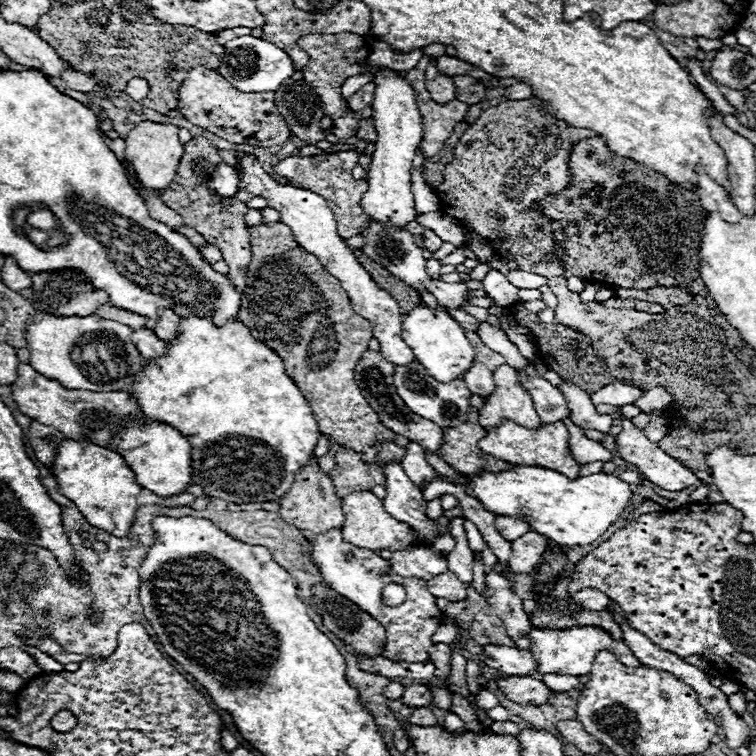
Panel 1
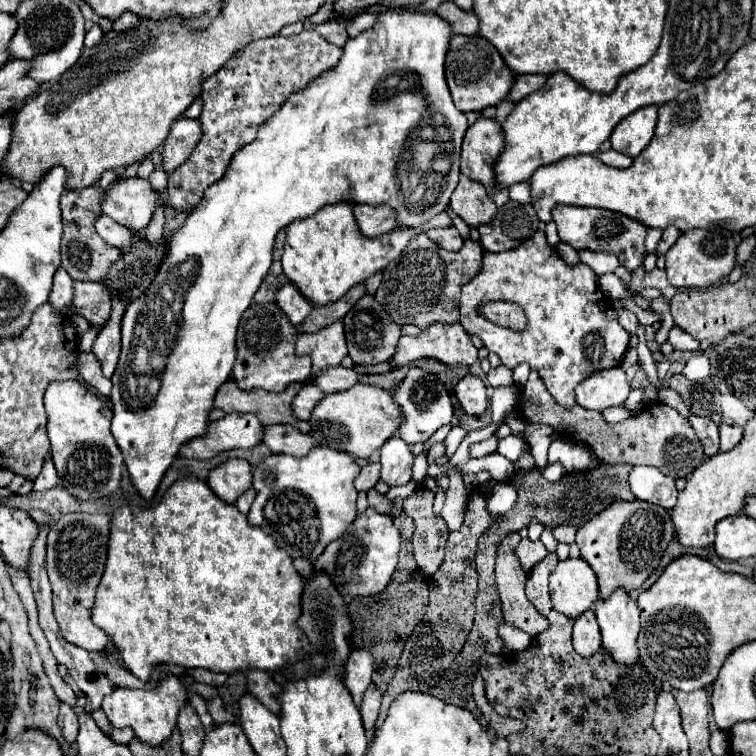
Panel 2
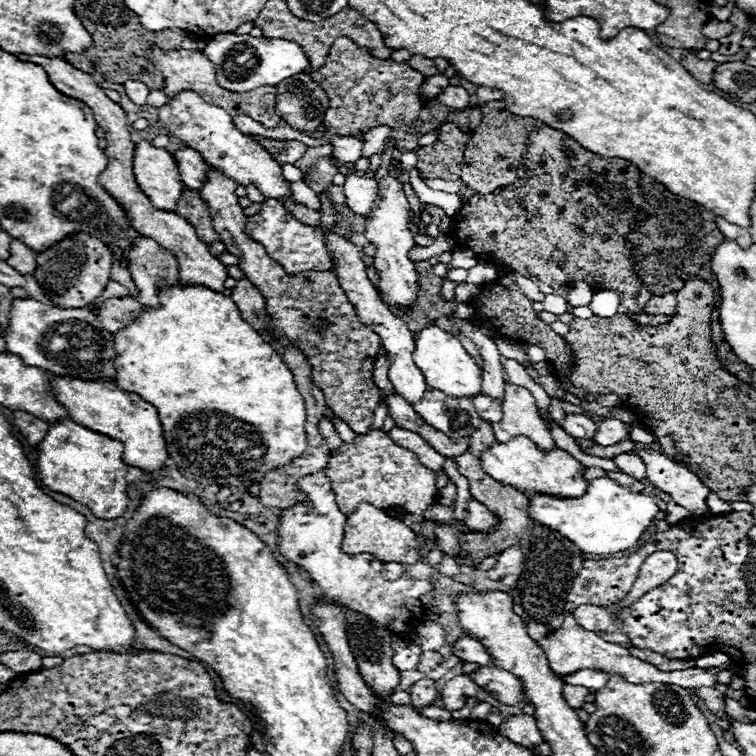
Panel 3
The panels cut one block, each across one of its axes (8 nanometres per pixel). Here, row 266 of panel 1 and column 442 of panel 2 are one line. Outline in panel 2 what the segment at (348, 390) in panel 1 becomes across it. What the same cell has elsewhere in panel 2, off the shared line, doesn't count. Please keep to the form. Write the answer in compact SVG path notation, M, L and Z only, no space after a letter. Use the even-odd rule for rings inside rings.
M418 234L412 242L408 242L404 254L384 268L376 300L384 306L384 310L388 310L390 318L398 326L414 324L426 330L436 322L456 324L460 322L460 292L454 290L468 284L482 270L482 254L482 246L474 240L466 240L458 252L448 252L434 246L426 234Z

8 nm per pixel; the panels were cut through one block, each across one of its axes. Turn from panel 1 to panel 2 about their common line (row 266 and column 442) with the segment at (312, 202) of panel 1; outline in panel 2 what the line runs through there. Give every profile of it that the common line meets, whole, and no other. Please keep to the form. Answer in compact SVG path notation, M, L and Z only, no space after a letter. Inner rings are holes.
M432 324L418 338L414 338L414 336L400 338L394 356L390 358L390 370L402 368L402 366L406 366L414 360L420 360L420 358L434 358L446 366L456 366L456 364L472 366L478 360L478 350L470 342L470 334L462 328L462 324Z

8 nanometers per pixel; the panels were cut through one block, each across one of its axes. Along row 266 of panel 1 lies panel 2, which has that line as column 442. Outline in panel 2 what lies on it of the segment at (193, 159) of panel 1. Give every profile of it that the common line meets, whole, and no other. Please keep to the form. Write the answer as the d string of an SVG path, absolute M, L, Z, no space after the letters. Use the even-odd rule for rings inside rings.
M450 226L450 228L428 230L426 234L428 234L430 240L434 240L434 242L436 242L440 248L444 248L444 250L452 250L452 252L456 252L456 250L460 250L462 244L464 244L462 236L458 234L458 230L456 230L454 226Z

